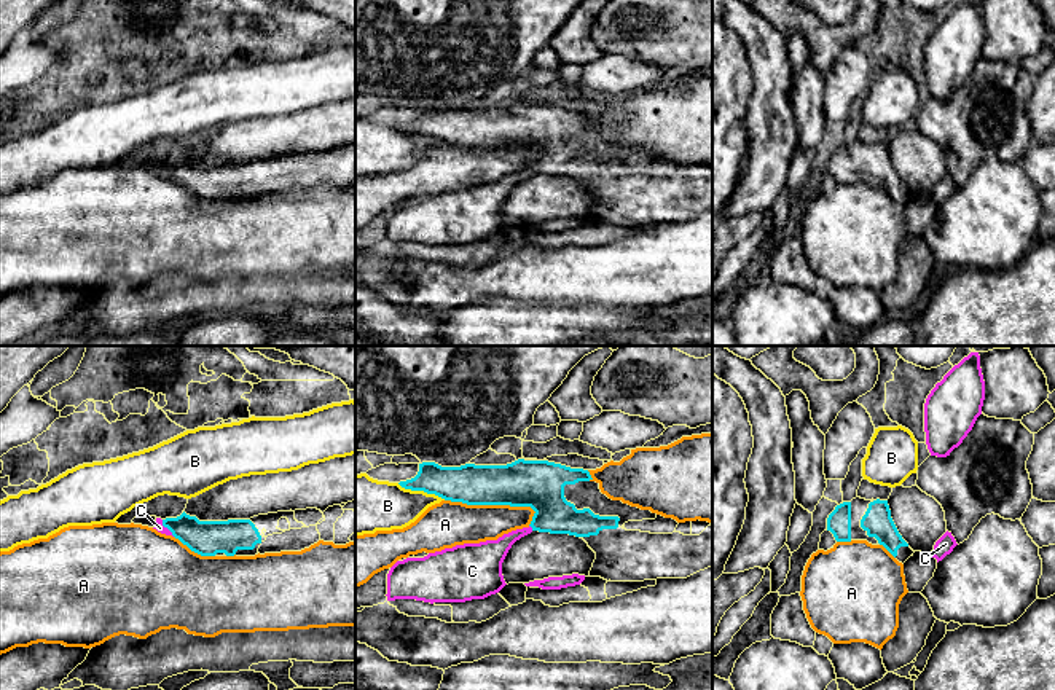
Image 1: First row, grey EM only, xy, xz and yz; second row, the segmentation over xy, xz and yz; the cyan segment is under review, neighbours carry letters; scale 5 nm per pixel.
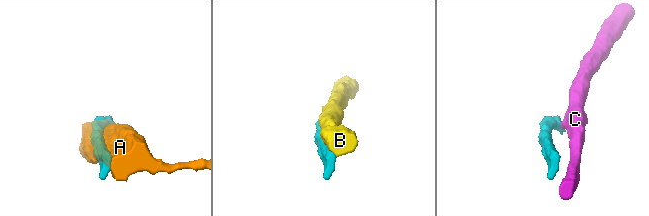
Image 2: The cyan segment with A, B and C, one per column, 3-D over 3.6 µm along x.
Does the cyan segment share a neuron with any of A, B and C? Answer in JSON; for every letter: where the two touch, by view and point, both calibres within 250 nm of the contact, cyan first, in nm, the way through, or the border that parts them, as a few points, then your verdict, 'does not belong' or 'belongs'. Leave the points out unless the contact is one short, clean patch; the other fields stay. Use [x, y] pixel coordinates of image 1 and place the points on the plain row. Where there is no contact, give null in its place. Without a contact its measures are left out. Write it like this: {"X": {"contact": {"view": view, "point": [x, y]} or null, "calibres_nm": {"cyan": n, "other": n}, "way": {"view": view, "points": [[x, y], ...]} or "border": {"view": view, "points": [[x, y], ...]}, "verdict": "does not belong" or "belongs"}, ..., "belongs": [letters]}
{"A": {"contact": {"view": "xz", "point": [491, 147]}, "calibres_nm": {"cyan": 240, "other": 220}, "verdict": "does not belong"}, "B": {"contact": {"view": "xz", "point": [421, 133]}, "calibres_nm": {"cyan": 200, "other": 260}, "verdict": "does not belong"}, "C": {"contact": {"view": "xy", "point": [166, 169]}, "calibres_nm": {"cyan": 180, "other": 50}, "border": {"view": "xy", "points": [[161, 163], [174, 179]]}, "verdict": "does not belong"}, "belongs": []}

